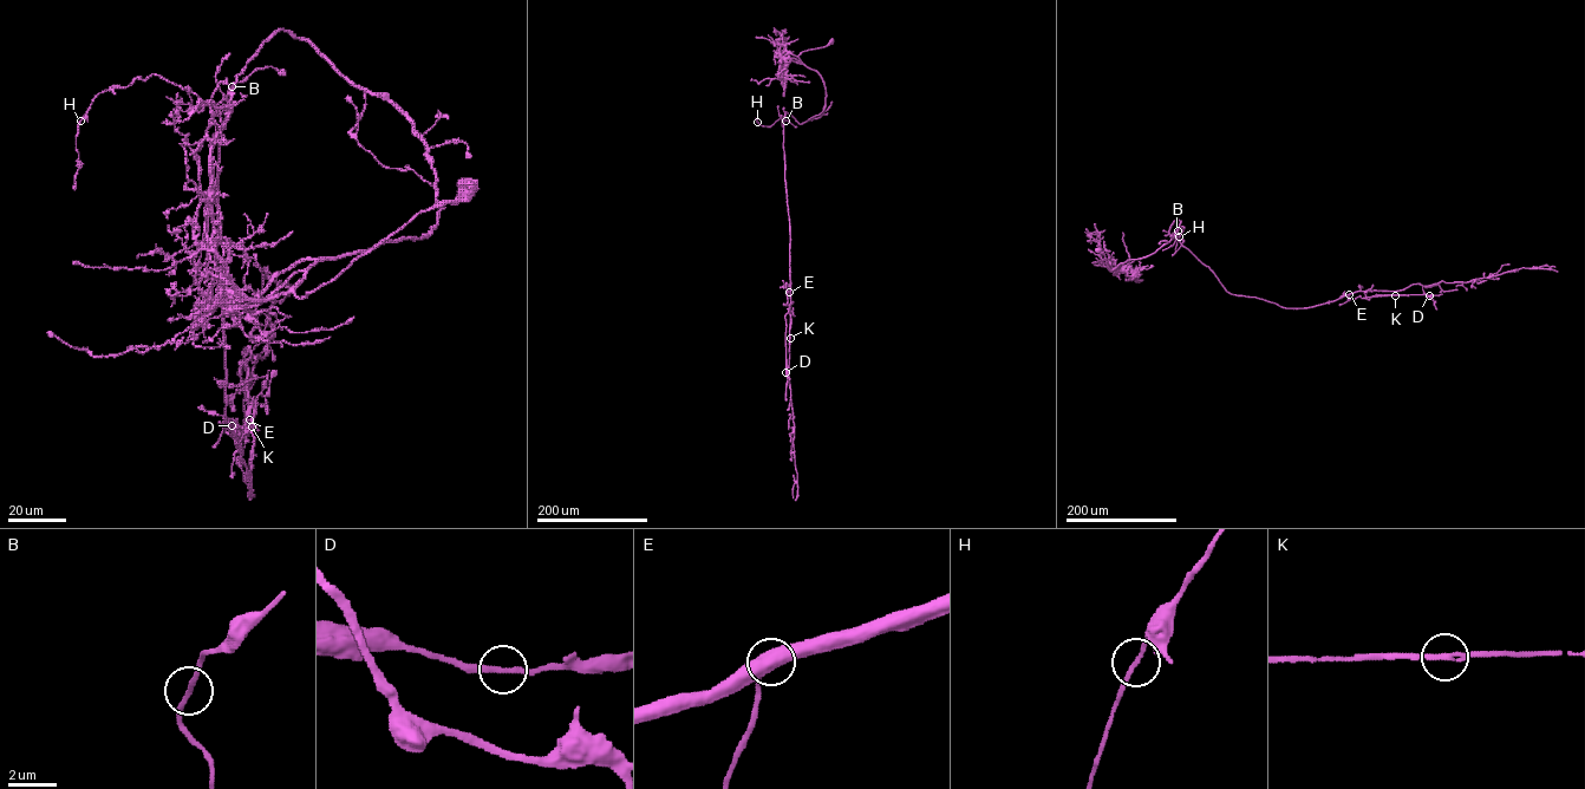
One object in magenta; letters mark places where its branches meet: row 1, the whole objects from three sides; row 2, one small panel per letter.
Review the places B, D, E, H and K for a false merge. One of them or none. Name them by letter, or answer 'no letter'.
no letter

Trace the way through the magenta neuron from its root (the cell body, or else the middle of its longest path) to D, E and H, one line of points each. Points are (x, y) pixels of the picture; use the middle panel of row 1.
D: (832, 41), (797, 56), (824, 83), (823, 112), (801, 124), (786, 112), (783, 118), (790, 235), (786, 372)
E: (832, 41), (797, 56), (824, 83), (823, 112), (801, 124), (786, 112), (783, 118), (789, 292)
H: (832, 41), (797, 56), (824, 83), (821, 115), (800, 124), (786, 112), (770, 126), (757, 122)

